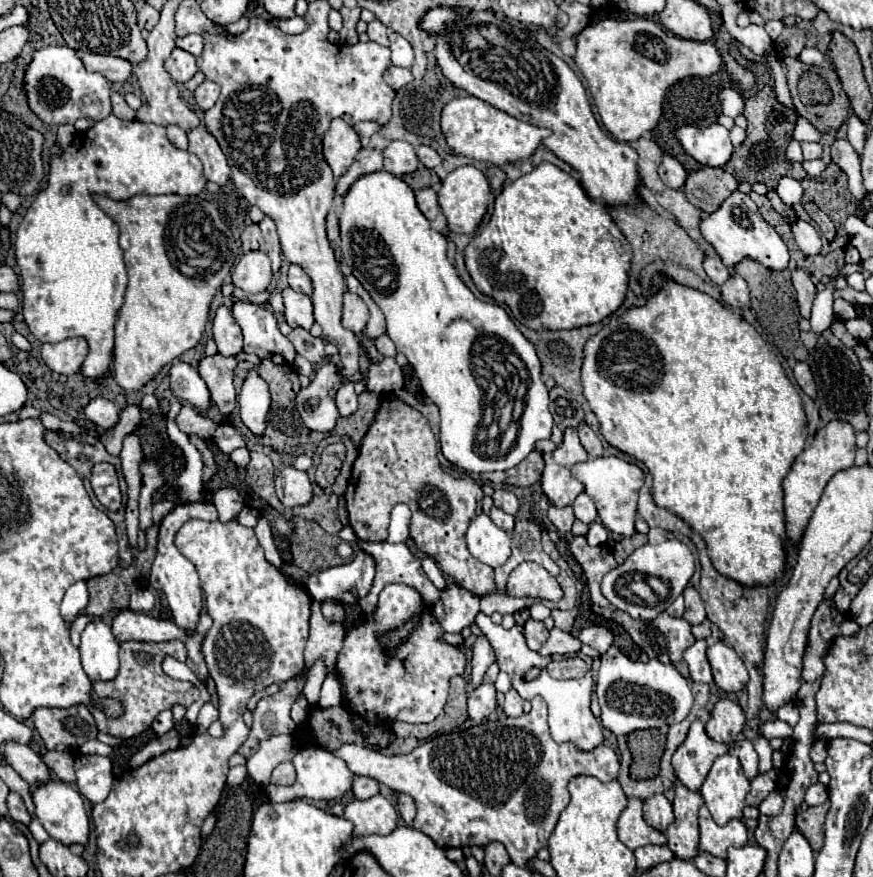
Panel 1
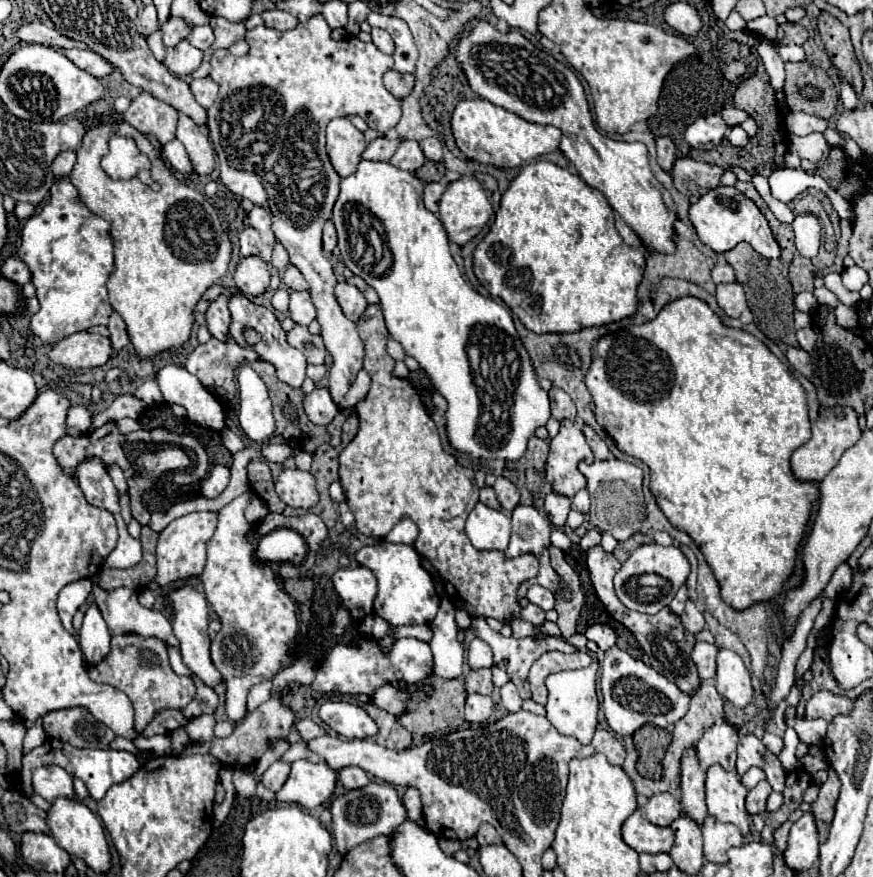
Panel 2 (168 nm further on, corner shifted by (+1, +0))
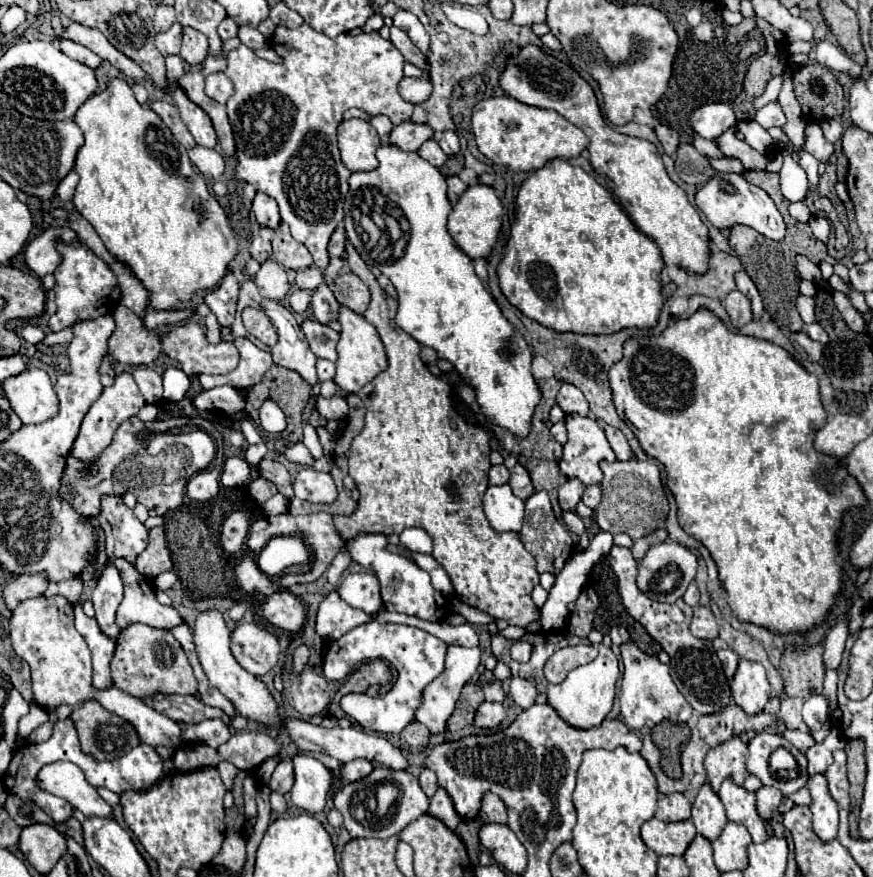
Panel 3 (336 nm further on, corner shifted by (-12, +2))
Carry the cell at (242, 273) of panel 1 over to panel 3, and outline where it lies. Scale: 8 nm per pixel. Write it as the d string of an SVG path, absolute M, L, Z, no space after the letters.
M267 259L259 273L253 277L257 289L259 289L259 295L267 297L267 299L283 299L287 293L289 293L289 283L287 283L287 275L285 275L285 269L275 263L273 259Z

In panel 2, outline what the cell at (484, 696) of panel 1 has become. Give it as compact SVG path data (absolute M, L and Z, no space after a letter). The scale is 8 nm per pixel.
M476 693L466 697L466 721L468 723L476 723L476 725L486 723L492 711L494 711L494 703L490 697L482 697Z

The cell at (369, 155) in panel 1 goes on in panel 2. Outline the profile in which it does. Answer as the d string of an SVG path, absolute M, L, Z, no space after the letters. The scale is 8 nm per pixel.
M376 137L372 143L368 143L366 151L362 153L362 159L370 161L388 161L394 151L398 149L402 139L386 139L386 137Z

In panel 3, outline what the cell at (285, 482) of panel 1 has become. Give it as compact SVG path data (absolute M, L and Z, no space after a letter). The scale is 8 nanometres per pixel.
M305 467L297 473L293 481L295 497L311 501L311 503L333 503L337 499L337 489L333 477L323 471L315 471L313 467Z

